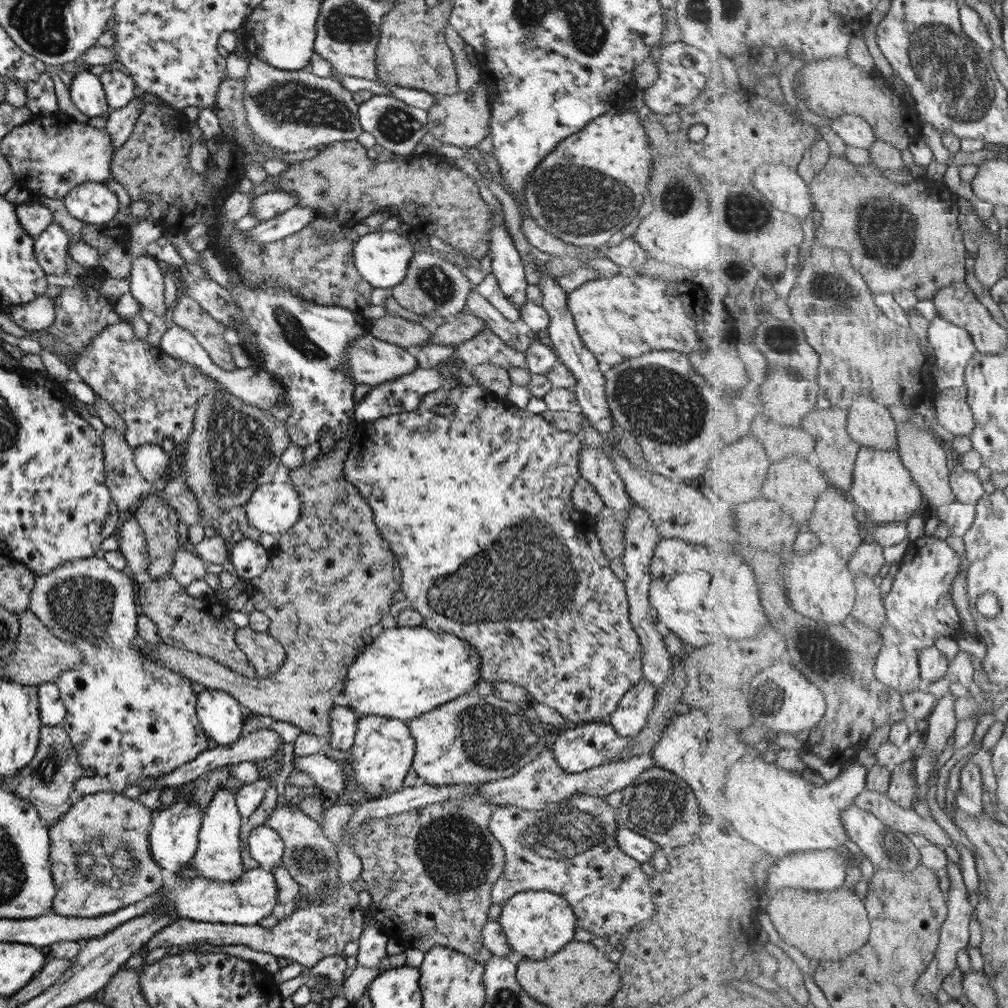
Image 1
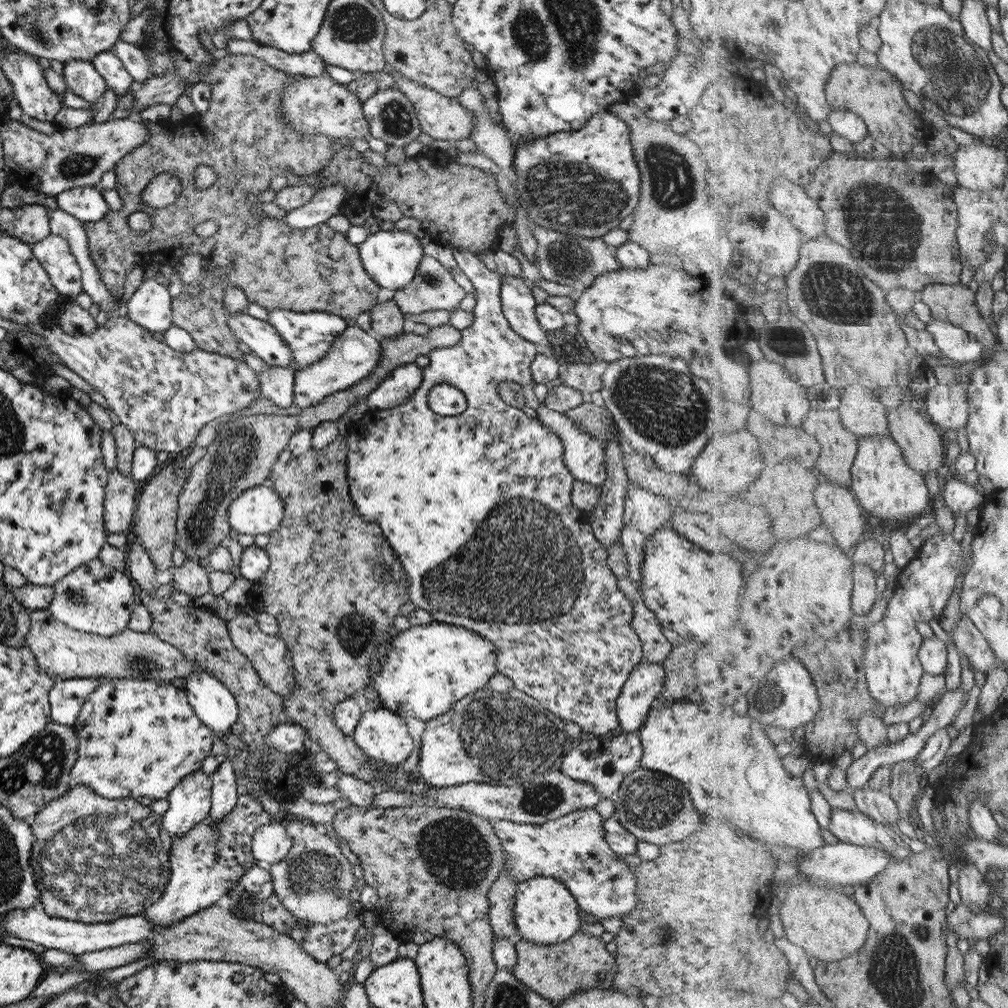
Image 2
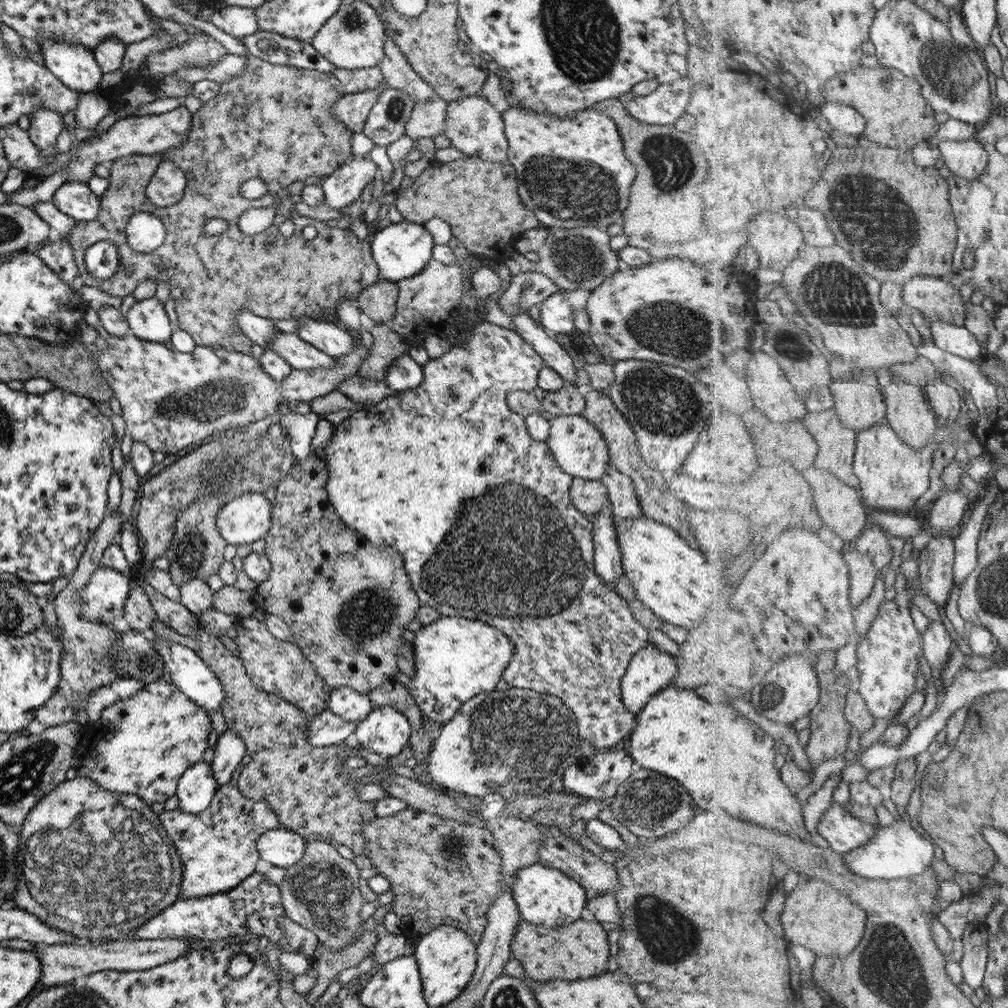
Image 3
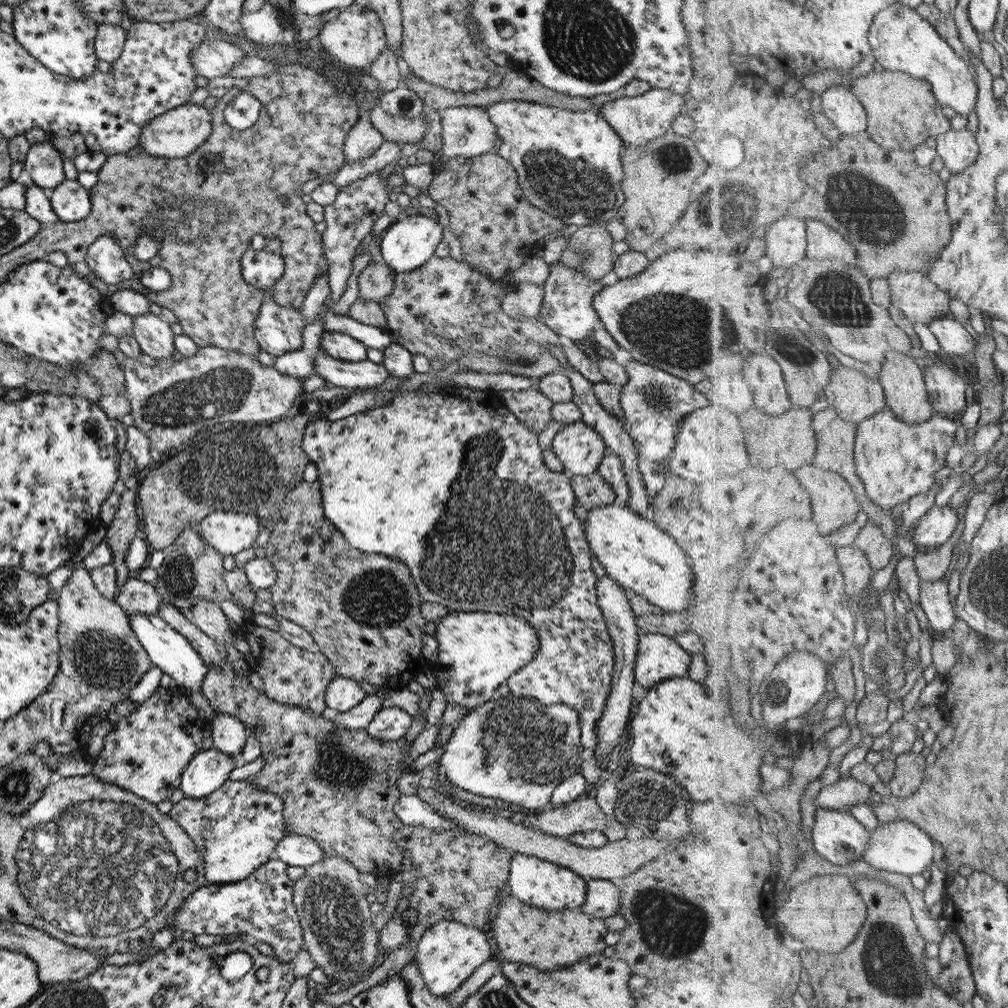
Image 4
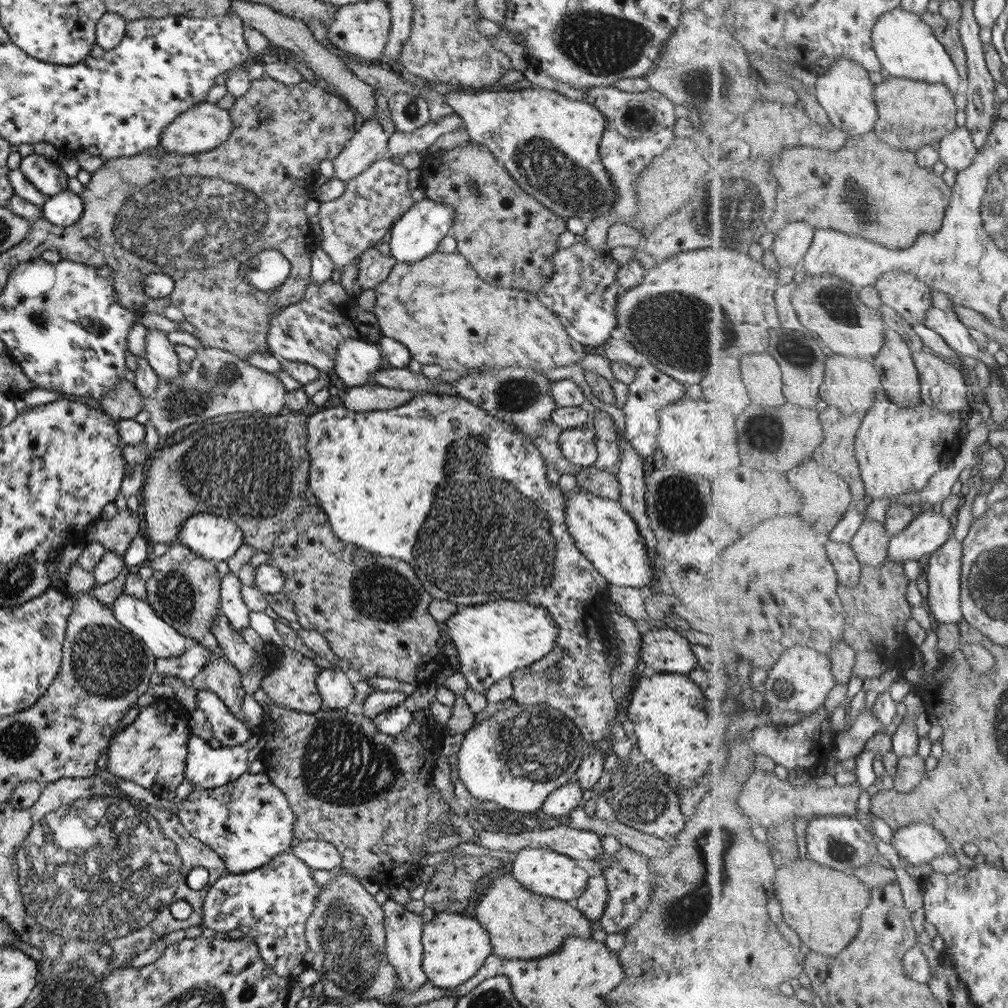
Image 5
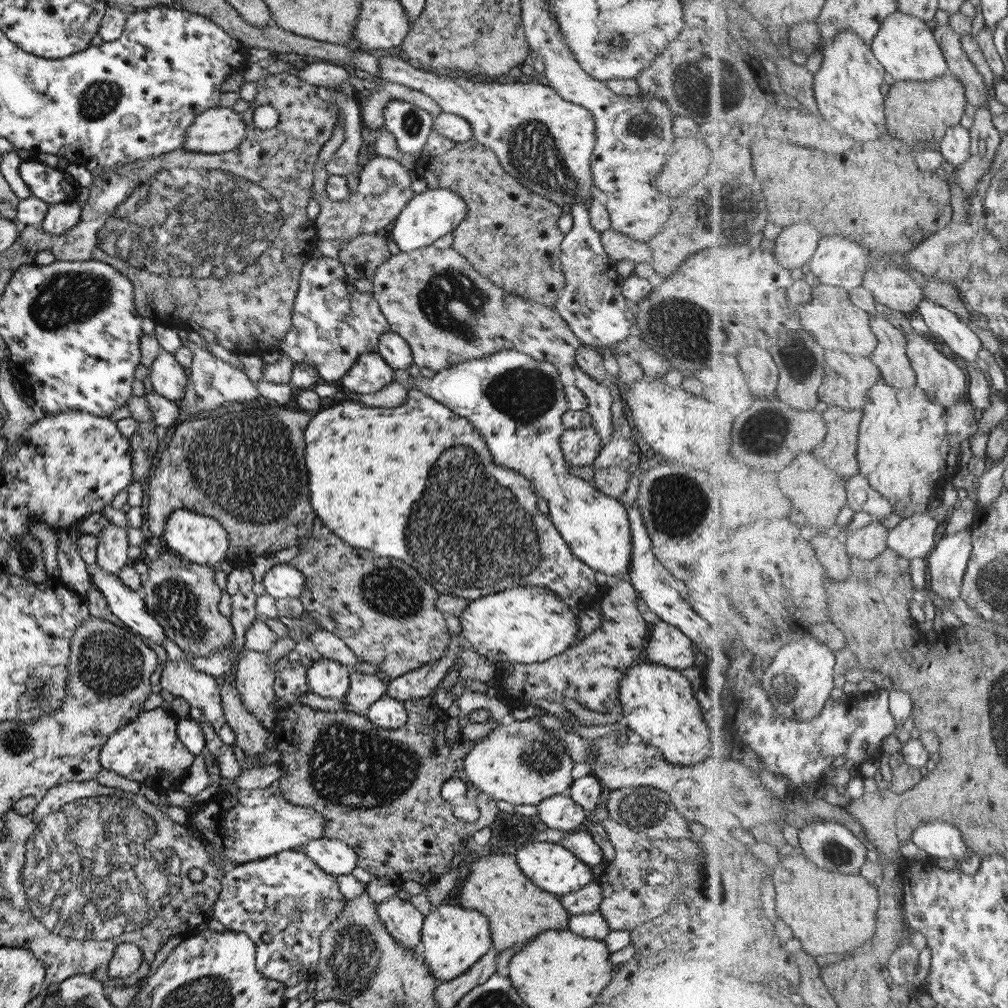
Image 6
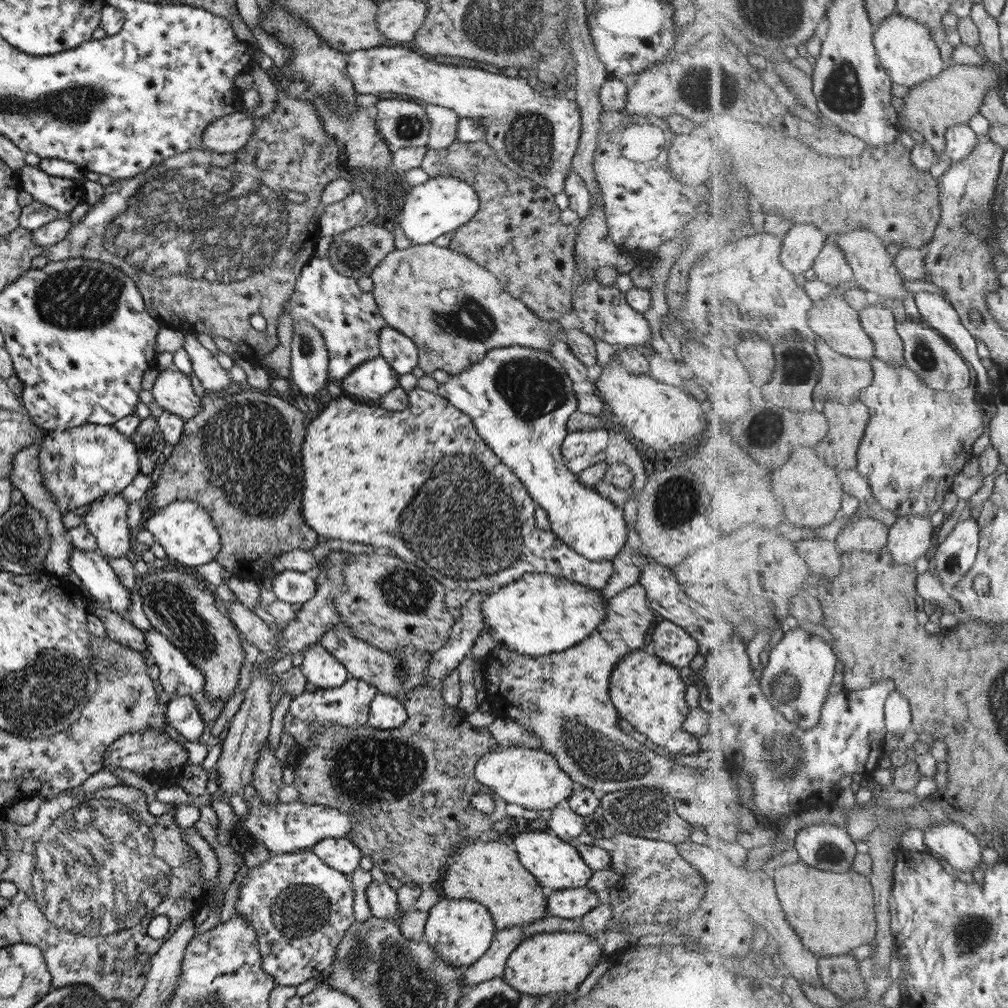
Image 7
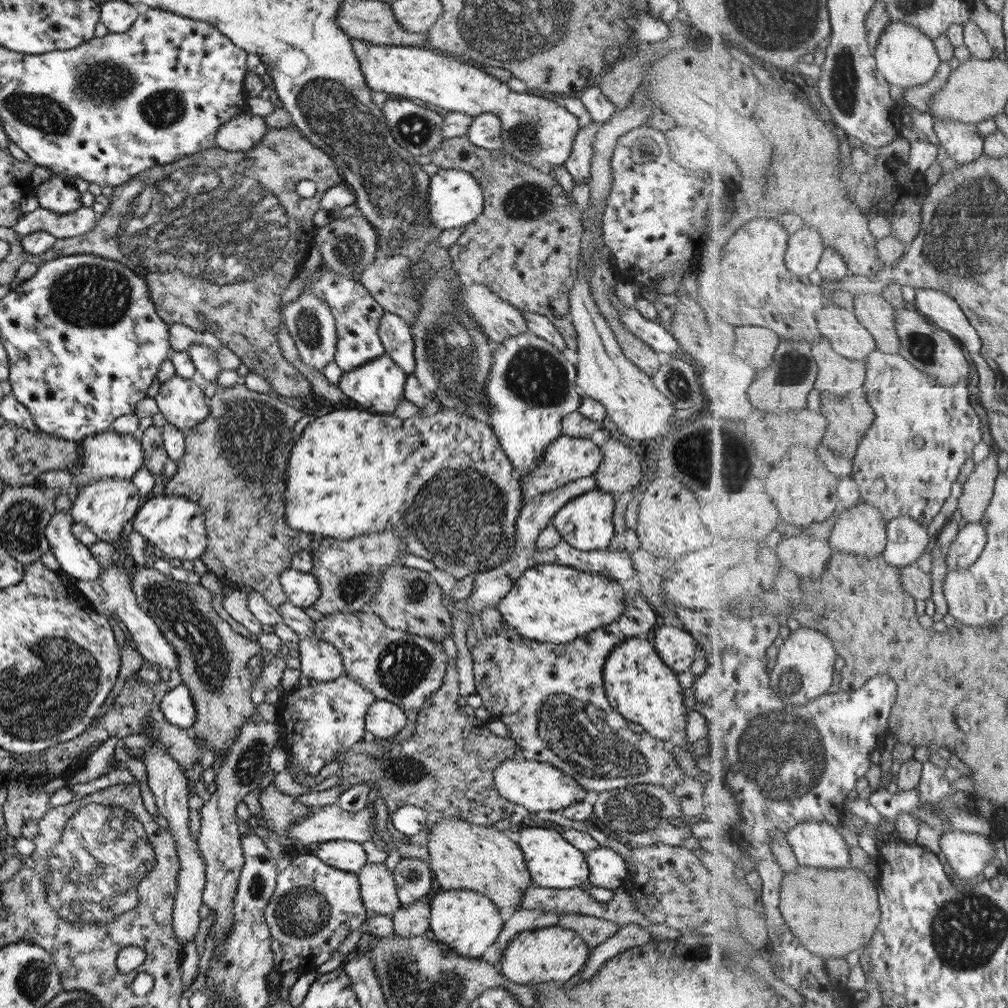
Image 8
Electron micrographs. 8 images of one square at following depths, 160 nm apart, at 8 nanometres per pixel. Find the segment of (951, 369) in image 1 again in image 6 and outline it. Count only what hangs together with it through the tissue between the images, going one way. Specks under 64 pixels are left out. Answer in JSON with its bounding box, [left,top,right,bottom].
[917,300,981,362]

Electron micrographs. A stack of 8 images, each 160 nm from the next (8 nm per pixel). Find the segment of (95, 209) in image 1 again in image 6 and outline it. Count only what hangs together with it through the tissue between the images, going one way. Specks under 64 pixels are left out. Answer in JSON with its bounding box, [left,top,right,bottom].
[39,201,81,234]

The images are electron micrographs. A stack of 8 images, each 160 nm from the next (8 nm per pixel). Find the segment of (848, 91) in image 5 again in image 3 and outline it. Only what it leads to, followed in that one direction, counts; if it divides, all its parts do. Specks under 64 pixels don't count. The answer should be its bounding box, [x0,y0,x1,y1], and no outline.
[820,102,866,134]

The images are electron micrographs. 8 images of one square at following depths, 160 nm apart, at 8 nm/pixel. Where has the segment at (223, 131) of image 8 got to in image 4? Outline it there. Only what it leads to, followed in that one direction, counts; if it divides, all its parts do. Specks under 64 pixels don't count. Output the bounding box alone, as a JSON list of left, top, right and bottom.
[138,103,211,158]

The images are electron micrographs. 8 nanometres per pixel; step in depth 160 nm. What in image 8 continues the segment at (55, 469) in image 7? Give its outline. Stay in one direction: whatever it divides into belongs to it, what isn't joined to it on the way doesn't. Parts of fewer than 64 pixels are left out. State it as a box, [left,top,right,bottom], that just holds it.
[66,430,143,490]

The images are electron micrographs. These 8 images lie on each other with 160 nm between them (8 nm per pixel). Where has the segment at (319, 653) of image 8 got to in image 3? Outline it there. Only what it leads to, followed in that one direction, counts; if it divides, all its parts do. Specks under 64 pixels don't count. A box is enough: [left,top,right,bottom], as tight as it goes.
[326,686,372,724]

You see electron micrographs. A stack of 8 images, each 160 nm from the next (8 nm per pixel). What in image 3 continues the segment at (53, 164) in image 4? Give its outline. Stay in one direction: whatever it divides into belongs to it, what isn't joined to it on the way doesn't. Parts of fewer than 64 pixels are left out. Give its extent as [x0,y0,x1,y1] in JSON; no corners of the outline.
[26,106,62,160]

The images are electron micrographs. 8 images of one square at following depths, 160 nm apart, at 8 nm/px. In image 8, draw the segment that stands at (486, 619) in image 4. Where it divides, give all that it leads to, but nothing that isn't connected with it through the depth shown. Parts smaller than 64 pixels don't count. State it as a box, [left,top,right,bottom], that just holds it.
[496,564,628,644]

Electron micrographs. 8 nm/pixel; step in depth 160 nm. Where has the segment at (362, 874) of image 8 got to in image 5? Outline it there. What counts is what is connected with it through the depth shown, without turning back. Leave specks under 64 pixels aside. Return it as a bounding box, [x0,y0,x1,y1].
[380,899,426,991]

